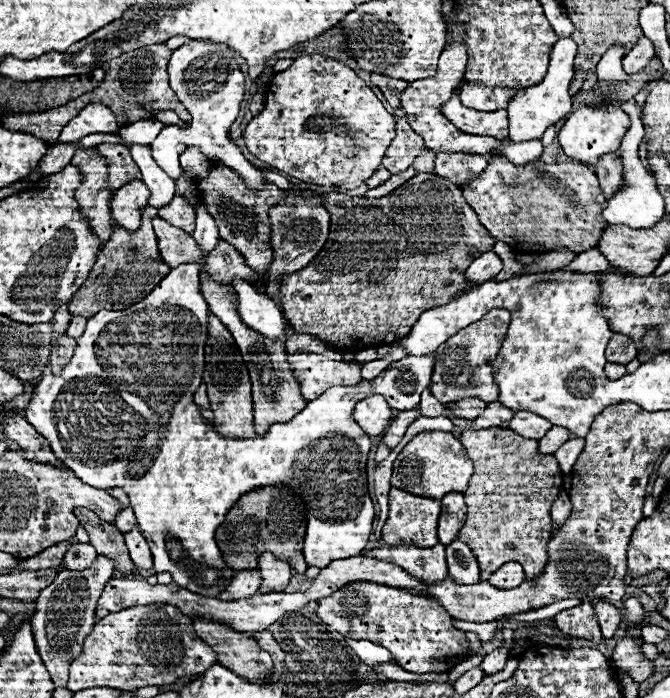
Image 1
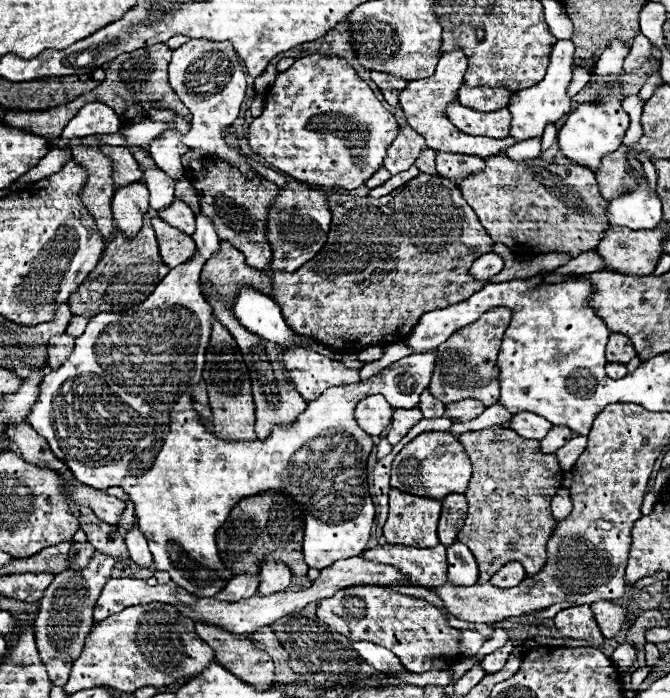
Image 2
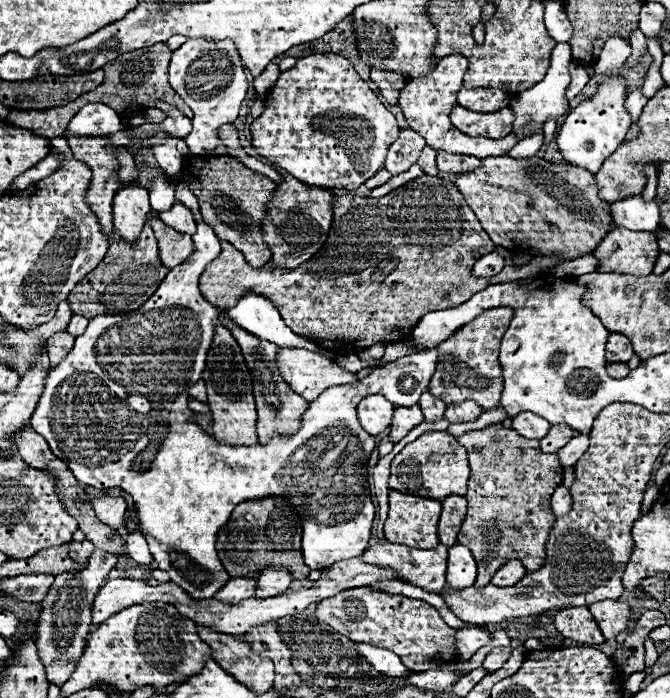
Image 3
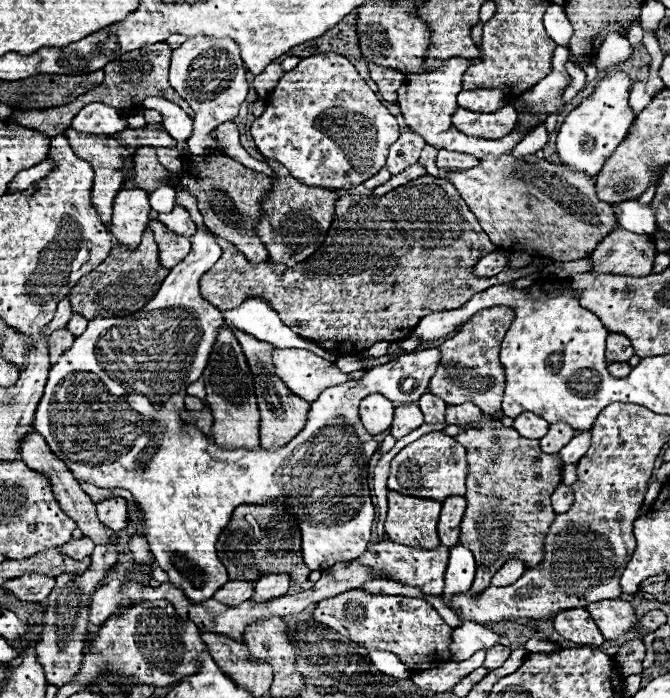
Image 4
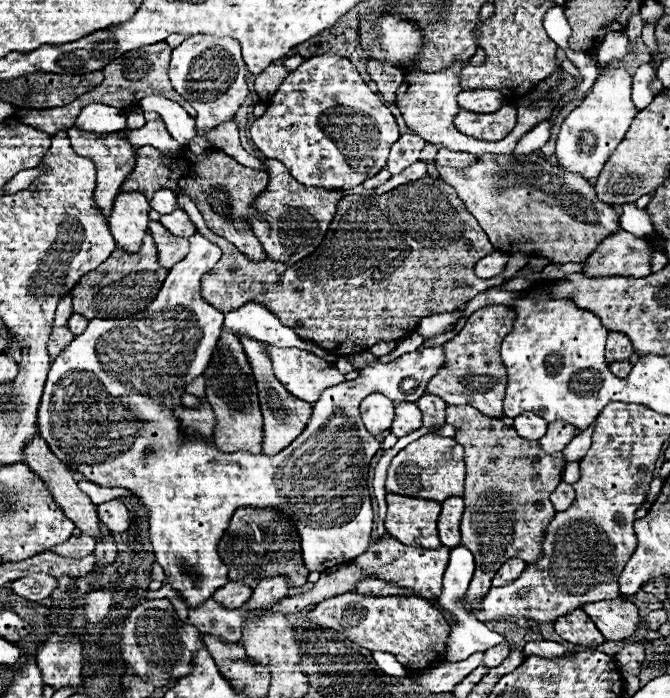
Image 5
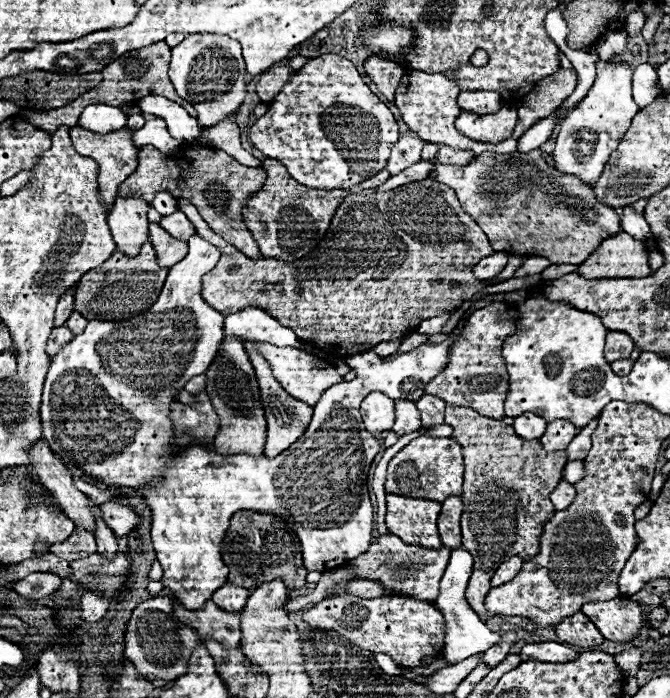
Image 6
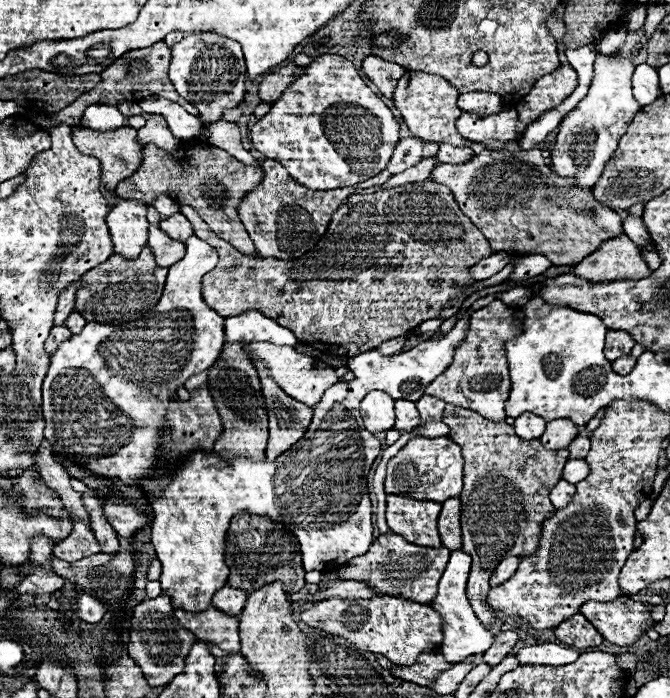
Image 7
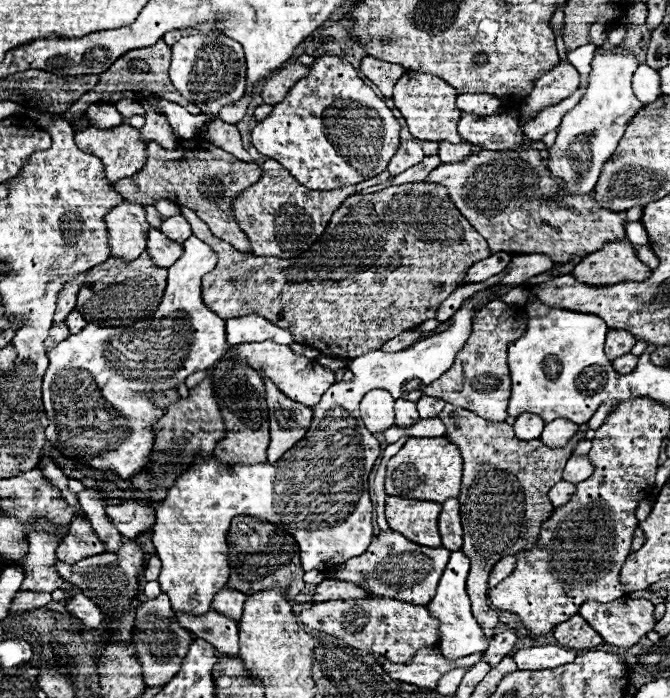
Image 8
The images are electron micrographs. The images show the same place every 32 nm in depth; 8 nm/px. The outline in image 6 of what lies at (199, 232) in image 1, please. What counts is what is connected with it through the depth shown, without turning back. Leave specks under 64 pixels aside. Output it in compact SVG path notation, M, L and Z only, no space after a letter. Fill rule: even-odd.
M200 236L188 238L186 258L170 268L162 294L148 312L126 322L90 320L82 334L74 336L60 348L56 356L52 356L40 406L44 426L42 436L48 440L52 452L58 458L72 466L78 466L90 478L96 478L104 484L130 486L146 498L148 506L152 508L152 544L156 550L156 558L164 568L162 586L170 588L174 600L186 610L204 608L212 594L226 584L228 566L222 562L222 540L236 510L274 514L288 522L296 522L302 518L302 523L294 523L291 528L299 538L306 570L324 572L330 568L338 568L368 550L372 540L372 504L368 498L366 478L370 464L380 452L382 444L372 434L368 434L368 430L364 430L358 406L372 390L386 392L392 400L420 400L424 394L424 386L446 368L450 358L450 346L462 336L466 324L466 320L462 320L444 342L424 342L412 352L398 354L394 358L382 358L372 350L348 358L346 362L356 372L356 378L352 382L340 382L330 386L322 394L320 402L314 406L314 416L304 436L272 460L266 456L252 458L246 454L220 456L214 448L204 446L192 446L180 454L174 454L168 446L168 440L172 442L174 434L172 422L168 418L170 402L178 400L178 390L192 376L208 370L224 340L224 316L210 308L200 296L200 276L210 272L216 266L218 258L220 250L216 250L216 246L208 244ZM328 424L342 426L330 428ZM150 482L156 482L156 488L160 490L152 490L148 486Z

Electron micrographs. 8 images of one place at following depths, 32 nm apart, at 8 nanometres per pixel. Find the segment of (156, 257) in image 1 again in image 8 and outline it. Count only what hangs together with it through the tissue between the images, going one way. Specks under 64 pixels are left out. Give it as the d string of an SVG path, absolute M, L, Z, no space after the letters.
M142 252L142 256L134 262L108 258L100 266L92 268L86 280L88 282L82 286L78 294L76 310L80 310L84 320L90 324L120 328L144 320L156 312L166 288L166 270L154 266L148 252Z

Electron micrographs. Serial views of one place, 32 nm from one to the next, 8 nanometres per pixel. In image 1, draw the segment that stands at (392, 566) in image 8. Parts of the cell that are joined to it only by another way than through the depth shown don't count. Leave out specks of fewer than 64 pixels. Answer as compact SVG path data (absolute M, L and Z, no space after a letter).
M438 544L434 548L384 546L384 548L368 550L366 556L384 560L384 562L392 562L424 584L438 584L448 576L444 548L446 548L444 544Z

